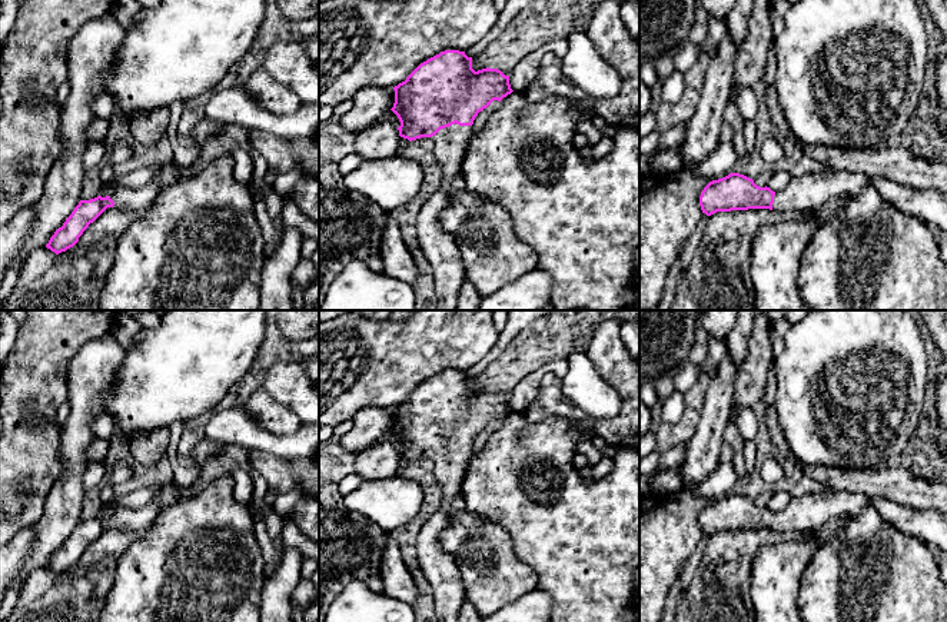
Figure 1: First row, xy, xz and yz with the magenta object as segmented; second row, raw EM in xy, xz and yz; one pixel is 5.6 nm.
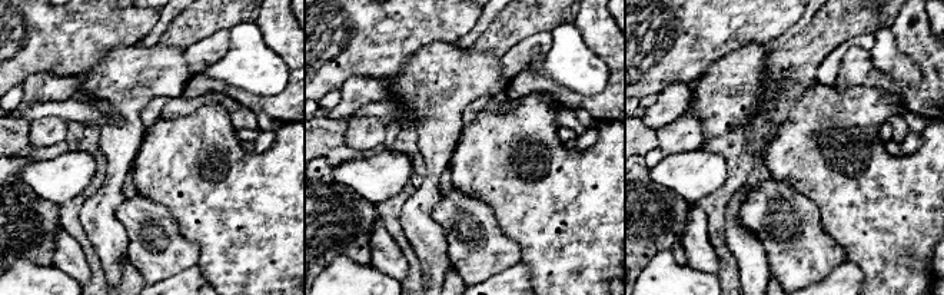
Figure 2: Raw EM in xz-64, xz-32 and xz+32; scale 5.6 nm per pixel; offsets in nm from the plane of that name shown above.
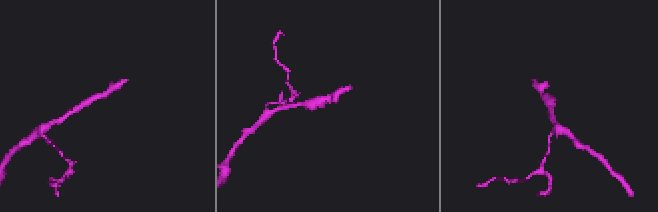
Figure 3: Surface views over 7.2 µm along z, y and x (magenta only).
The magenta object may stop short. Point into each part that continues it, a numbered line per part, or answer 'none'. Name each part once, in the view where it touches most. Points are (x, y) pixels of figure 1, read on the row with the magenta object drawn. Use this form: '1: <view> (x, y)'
1: xz (439, 248)

